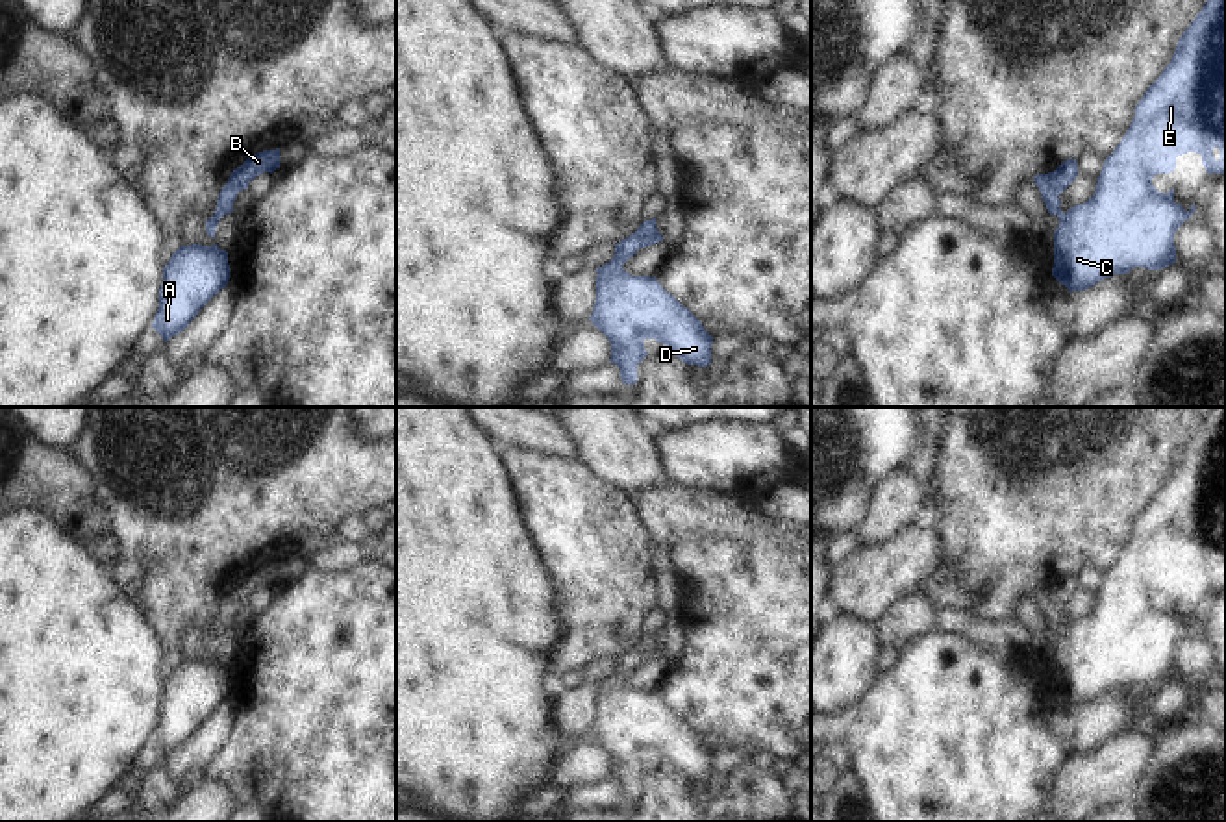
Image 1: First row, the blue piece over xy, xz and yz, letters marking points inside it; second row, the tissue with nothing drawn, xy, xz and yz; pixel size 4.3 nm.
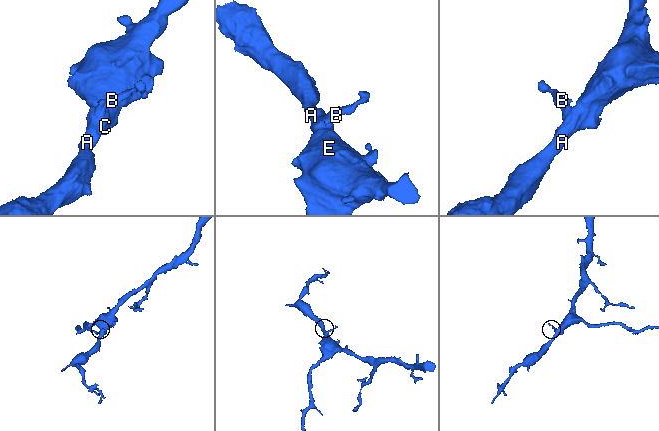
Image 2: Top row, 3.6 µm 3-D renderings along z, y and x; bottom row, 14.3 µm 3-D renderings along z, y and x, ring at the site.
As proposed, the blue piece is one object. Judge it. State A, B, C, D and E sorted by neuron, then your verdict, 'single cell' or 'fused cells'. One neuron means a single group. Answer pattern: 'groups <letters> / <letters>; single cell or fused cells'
groups A B C D E; single cell

